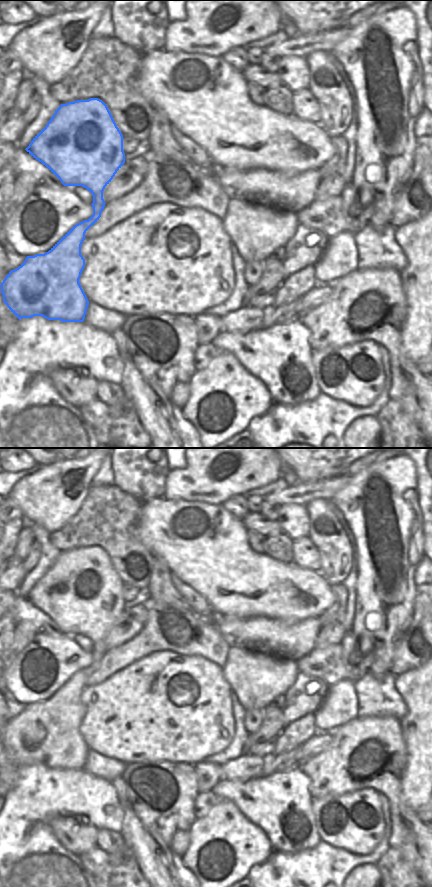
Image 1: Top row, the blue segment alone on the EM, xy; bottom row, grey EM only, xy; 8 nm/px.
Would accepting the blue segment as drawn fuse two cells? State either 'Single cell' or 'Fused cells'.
Single cell

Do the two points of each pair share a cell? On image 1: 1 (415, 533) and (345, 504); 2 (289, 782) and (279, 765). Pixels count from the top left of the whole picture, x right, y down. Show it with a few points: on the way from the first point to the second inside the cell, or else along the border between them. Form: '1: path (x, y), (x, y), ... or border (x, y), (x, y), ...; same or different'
1: path (396, 509), (392, 486), (380, 474), (367, 480); same
2: border (298, 767), (290, 767), (267, 775), (259, 775); different

